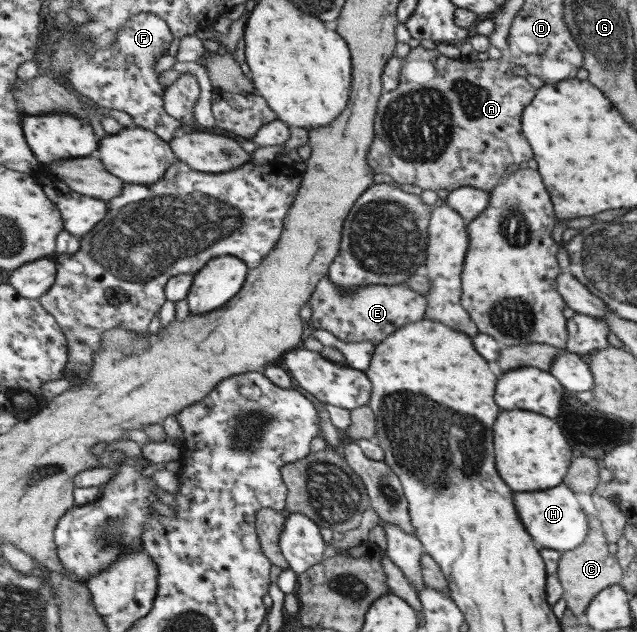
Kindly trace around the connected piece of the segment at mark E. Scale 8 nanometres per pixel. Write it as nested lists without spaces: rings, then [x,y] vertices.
[[[325,277],[318,282],[308,304],[312,308],[310,320],[315,330],[328,330],[343,342],[351,344],[372,340],[379,346],[390,334],[408,323],[424,319],[428,310],[428,297],[400,284],[370,284],[354,292],[344,292],[329,277]]]

